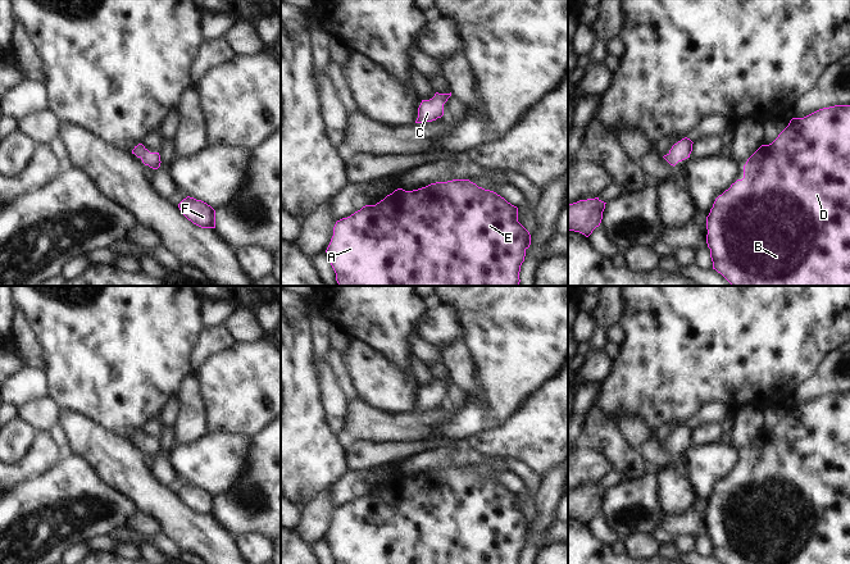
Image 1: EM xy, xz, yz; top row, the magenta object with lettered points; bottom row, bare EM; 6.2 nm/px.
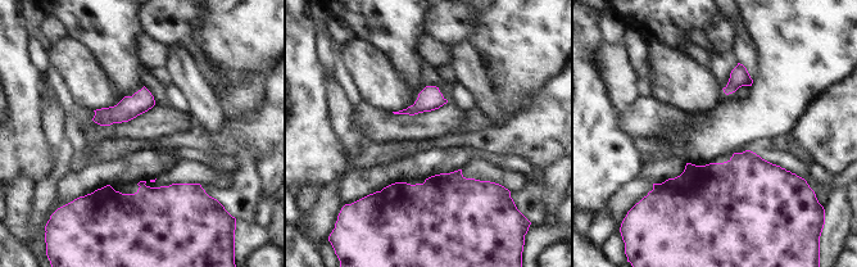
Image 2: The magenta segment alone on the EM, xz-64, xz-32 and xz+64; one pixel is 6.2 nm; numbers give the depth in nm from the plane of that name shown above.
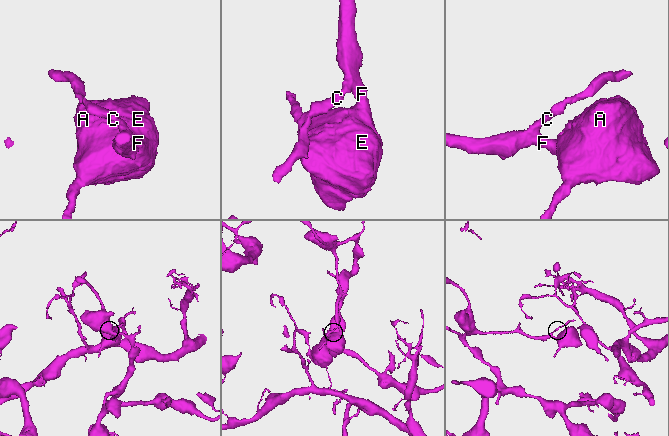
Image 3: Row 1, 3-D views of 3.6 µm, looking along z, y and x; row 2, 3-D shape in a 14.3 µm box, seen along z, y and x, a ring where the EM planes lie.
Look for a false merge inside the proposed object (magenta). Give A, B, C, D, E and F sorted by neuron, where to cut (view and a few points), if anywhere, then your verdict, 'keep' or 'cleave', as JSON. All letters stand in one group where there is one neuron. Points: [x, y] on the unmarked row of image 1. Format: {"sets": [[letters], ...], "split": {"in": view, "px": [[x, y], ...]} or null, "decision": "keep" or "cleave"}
{"sets": [["A", "B", "C", "D", "E", "F"]], "split": null, "decision": "keep"}

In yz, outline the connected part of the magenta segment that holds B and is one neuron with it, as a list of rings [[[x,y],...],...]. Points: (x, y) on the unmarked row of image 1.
[[[850,392],[819,396],[804,405],[792,405],[769,432],[762,432],[744,452],[744,465],[719,482],[706,504],[706,531],[713,556],[723,564],[850,564]]]

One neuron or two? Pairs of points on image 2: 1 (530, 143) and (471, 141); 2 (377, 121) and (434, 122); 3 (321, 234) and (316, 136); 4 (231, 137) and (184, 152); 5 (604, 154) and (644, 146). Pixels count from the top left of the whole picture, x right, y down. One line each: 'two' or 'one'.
1: one
2: one
3: two
4: two
5: two

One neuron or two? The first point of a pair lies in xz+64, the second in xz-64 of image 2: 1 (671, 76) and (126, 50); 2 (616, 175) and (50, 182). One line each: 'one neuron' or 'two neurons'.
1: two neurons
2: two neurons

